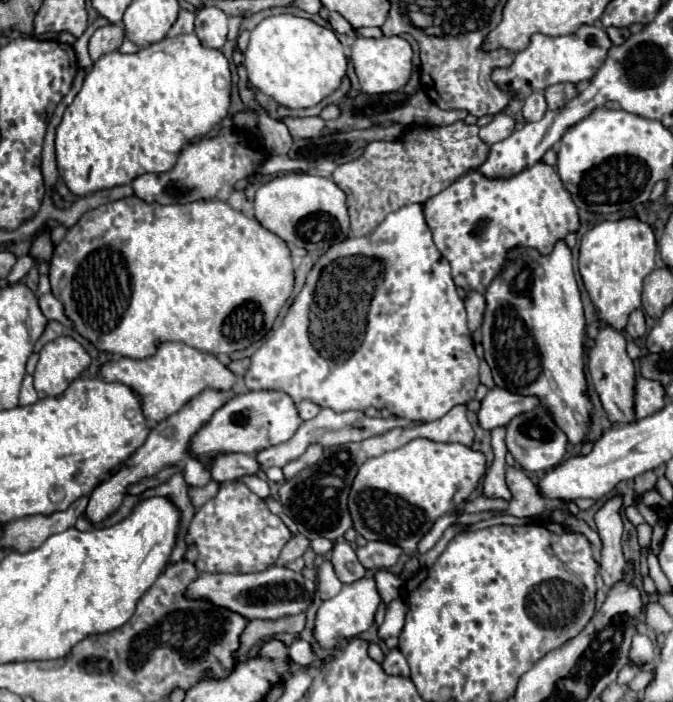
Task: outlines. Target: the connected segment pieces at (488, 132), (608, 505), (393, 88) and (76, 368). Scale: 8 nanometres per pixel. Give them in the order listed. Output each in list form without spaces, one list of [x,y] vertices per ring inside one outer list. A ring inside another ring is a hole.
[[[496,114],[490,124],[480,128],[480,138],[486,144],[496,144],[508,138],[512,132],[514,132],[514,118],[510,118],[508,114]]]
[[[614,494],[604,502],[604,506],[594,514],[594,522],[602,540],[600,550],[600,576],[604,584],[610,588],[622,578],[622,570],[626,566],[626,558],[622,552],[622,534],[624,534],[624,520],[622,520],[622,494]]]
[[[390,36],[390,38],[356,38],[352,44],[350,58],[354,62],[356,76],[360,80],[362,92],[368,94],[384,94],[384,92],[398,92],[406,86],[410,72],[412,72],[412,46],[400,38],[400,36]]]
[[[60,336],[40,350],[34,388],[44,396],[60,396],[60,392],[64,392],[72,380],[80,378],[88,366],[88,352],[74,338]]]

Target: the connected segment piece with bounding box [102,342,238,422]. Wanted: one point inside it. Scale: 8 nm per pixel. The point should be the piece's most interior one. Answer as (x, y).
(166, 381)

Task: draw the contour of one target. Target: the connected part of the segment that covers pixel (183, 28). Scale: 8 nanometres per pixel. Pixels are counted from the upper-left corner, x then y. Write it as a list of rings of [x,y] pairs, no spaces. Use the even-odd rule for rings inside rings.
[[[180,10],[178,20],[174,22],[174,26],[170,28],[168,36],[178,36],[178,34],[190,34],[194,32],[194,14],[188,10]]]

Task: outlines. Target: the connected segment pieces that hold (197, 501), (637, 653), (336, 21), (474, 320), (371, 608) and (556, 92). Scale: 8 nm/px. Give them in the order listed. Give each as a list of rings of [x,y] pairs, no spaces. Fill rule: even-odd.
[[[210,482],[210,484],[202,486],[202,488],[190,488],[188,496],[190,496],[194,508],[200,508],[200,506],[206,504],[206,500],[210,500],[216,494],[216,490],[218,490],[218,482]]]
[[[636,634],[630,648],[630,660],[636,664],[652,662],[654,660],[654,646],[646,634]]]
[[[322,8],[320,16],[322,16],[324,20],[328,20],[328,22],[330,22],[330,26],[332,26],[332,28],[334,28],[338,34],[346,34],[346,36],[356,38],[356,30],[352,28],[352,24],[350,24],[350,22],[348,22],[344,16],[340,16],[338,12],[332,12],[332,10]]]
[[[472,290],[472,292],[466,294],[464,304],[466,304],[466,312],[468,312],[468,328],[474,332],[474,330],[480,328],[480,324],[482,324],[486,300],[484,300],[484,296],[482,296],[480,292],[474,292],[474,290]]]
[[[368,568],[366,574],[360,580],[356,580],[352,584],[344,584],[338,596],[322,602],[322,606],[316,614],[316,626],[314,626],[314,636],[322,644],[322,648],[334,648],[338,640],[358,636],[374,624],[376,610],[382,602],[380,596],[378,596],[374,574],[376,574],[376,570]]]
[[[554,84],[554,86],[548,86],[544,90],[546,102],[548,102],[548,110],[556,110],[556,108],[564,106],[576,94],[578,94],[578,90],[576,90],[574,84]]]

